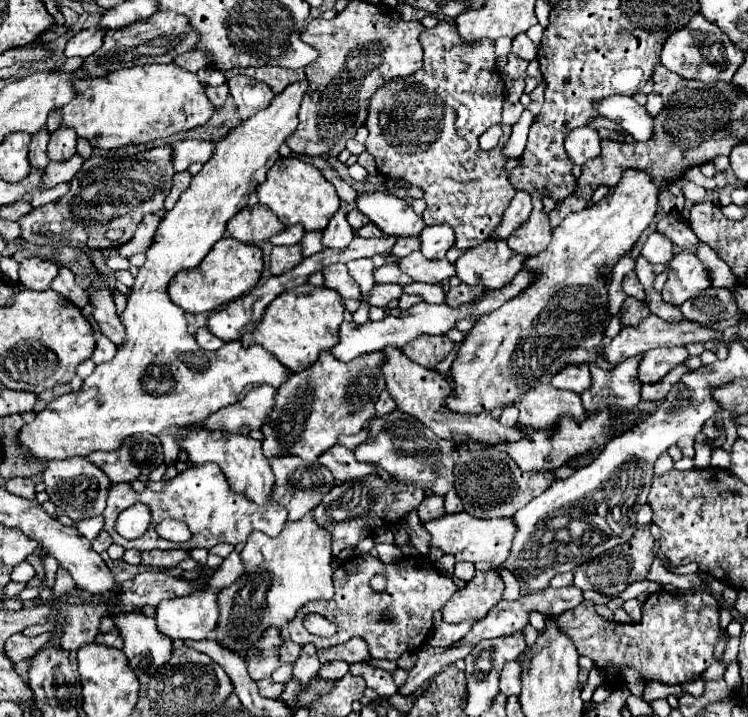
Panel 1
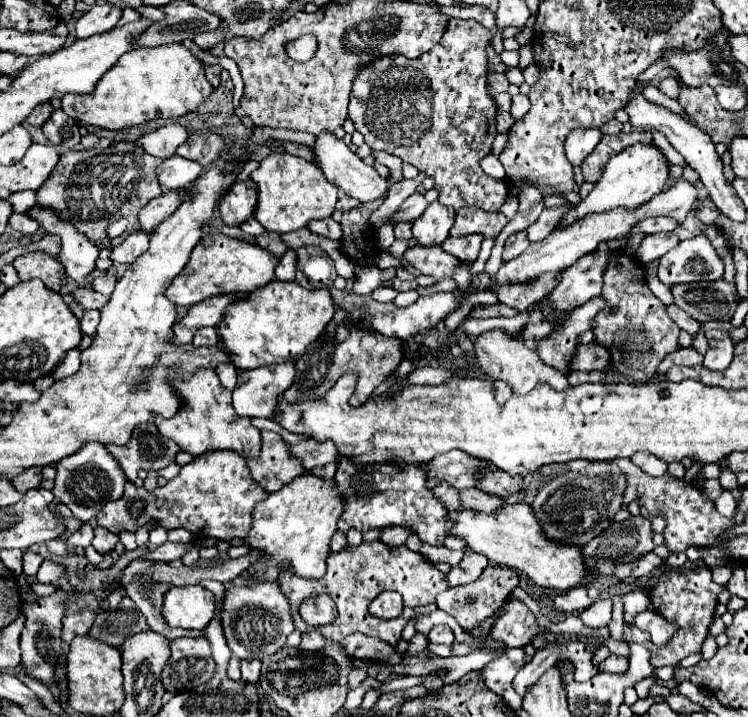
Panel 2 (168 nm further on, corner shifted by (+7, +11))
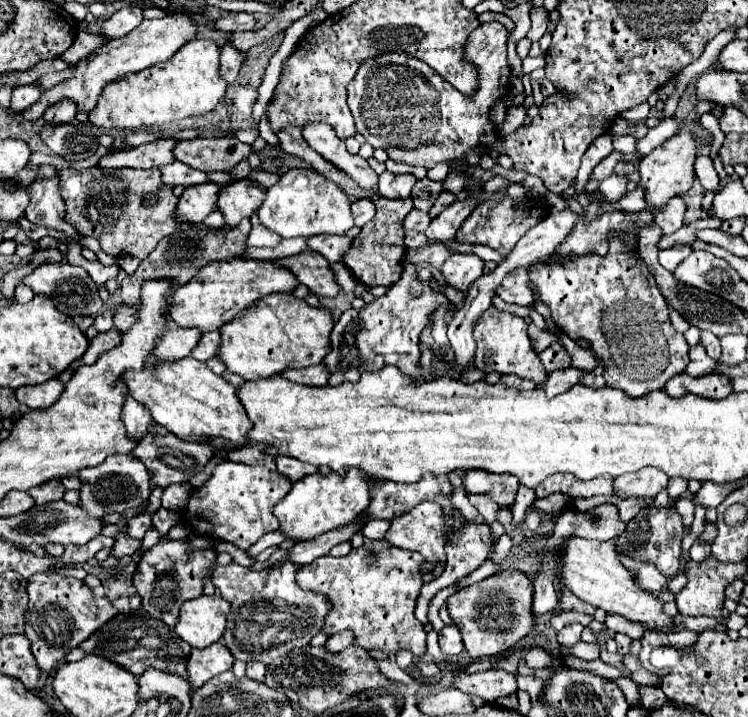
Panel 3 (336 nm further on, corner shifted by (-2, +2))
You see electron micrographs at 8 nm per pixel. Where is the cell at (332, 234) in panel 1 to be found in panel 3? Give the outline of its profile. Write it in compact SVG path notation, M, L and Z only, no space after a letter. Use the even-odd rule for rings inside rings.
M321 235L321 237L309 237L307 247L311 251L321 253L329 263L341 261L341 257L347 253L351 245L351 239L347 235Z

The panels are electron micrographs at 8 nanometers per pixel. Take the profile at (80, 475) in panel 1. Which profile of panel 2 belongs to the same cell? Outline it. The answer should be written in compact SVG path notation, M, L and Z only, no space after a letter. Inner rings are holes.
M100 442L86 444L80 452L76 452L76 456L60 460L60 464L56 464L56 470L58 476L52 494L74 512L74 518L82 522L90 522L106 502L118 500L124 494L124 484L128 482L116 458Z

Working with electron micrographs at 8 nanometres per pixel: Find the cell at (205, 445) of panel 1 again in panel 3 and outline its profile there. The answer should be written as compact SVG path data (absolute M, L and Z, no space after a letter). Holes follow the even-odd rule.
M185 357L151 369L147 361L143 371L125 375L125 385L129 387L131 397L149 407L153 421L169 429L175 437L181 437L181 441L201 443L213 449L217 449L217 445L213 445L215 437L223 437L223 441L235 447L243 447L249 441L247 433L251 429L251 421L235 395L235 387L215 375L207 363Z

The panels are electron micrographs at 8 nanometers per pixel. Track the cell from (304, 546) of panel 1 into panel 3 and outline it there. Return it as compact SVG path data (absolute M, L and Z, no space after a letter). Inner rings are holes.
M349 469L345 477L337 473L329 475L313 473L295 481L291 491L283 497L283 501L273 507L273 515L279 519L279 531L287 539L307 541L321 533L349 525L349 521L353 521L361 511L365 511L367 505L369 505L367 479L361 471Z

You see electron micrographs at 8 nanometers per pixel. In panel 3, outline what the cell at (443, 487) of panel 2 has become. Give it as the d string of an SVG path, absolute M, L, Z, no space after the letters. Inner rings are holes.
M477 495L475 497L477 499L477 509L479 509L479 513L483 515L483 519L487 521L487 523L493 523L495 519L497 519L497 503L495 501L491 501L487 495Z

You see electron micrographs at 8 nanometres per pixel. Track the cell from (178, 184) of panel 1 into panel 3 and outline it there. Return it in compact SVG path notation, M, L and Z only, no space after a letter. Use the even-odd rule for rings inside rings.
M173 161L171 165L165 165L161 169L163 173L163 183L167 185L183 185L183 187L191 187L191 185L199 185L199 183L209 183L207 175L197 171L197 169L191 169L189 165L181 163L181 161Z

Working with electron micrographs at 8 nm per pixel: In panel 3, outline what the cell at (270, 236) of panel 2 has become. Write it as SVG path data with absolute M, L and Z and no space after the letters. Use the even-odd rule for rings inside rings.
M253 213L253 217L251 217L251 233L247 237L247 245L255 245L255 247L277 247L279 241L281 241L281 237L277 237L277 233L273 233L273 231L267 231L261 225L257 213Z

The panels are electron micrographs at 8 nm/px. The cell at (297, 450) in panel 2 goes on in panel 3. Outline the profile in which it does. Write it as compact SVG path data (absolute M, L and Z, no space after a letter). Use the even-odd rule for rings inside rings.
M277 457L277 469L291 481L297 481L309 473L309 465L293 459L293 457Z

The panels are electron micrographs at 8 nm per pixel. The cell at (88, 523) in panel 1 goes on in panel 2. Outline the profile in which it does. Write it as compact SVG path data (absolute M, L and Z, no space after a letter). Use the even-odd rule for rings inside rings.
M84 524L78 532L74 532L74 534L66 540L66 544L68 544L70 548L76 548L76 546L88 548L90 542L92 542L92 538L94 538L94 528L92 528L90 524Z

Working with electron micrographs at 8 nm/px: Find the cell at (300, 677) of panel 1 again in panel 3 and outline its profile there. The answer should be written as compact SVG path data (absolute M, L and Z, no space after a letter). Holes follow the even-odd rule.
M341 631L341 633L331 635L331 637L327 639L325 649L331 649L333 653L339 653L339 651L347 649L347 647L351 645L351 641L353 641L353 633L351 633L351 631Z

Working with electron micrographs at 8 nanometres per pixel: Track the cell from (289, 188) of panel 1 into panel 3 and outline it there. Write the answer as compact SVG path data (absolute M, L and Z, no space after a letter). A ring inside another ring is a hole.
M289 169L285 171L279 181L269 187L267 199L259 209L261 223L279 233L281 237L313 237L321 233L337 233L343 235L347 229L353 227L353 217L349 209L349 197L345 191L335 185L333 181L325 179L315 169Z

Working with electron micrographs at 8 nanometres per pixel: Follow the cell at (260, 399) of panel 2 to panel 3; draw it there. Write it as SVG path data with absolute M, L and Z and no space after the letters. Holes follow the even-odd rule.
M313 365L307 369L287 369L281 373L281 377L285 377L291 383L299 383L299 385L311 385L311 387L327 385L325 365Z

